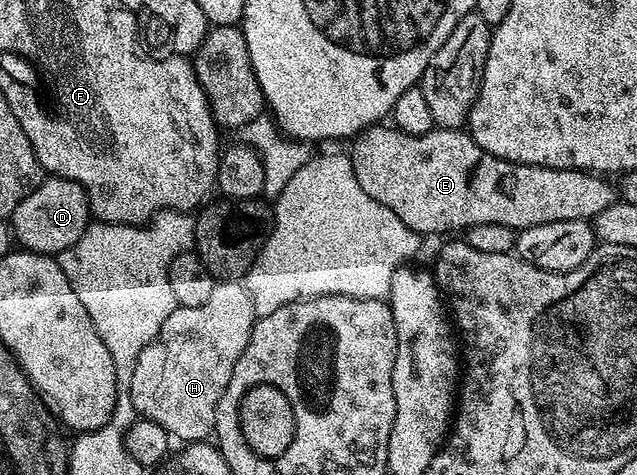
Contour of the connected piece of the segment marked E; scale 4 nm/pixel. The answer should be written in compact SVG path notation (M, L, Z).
M376 125L356 135L350 147L353 173L361 189L365 189L373 201L381 201L385 209L393 209L393 213L397 213L397 217L421 237L443 235L446 231L462 232L473 225L505 225L522 229L549 225L549 221L594 221L597 213L621 199L616 184L611 184L607 180L610 178L602 174L575 169L558 171L552 167L505 161L493 157L493 153L485 153L485 149L481 149L481 145L477 145L477 141L473 141L470 133L463 129L440 127L424 135L407 135L394 125Z

